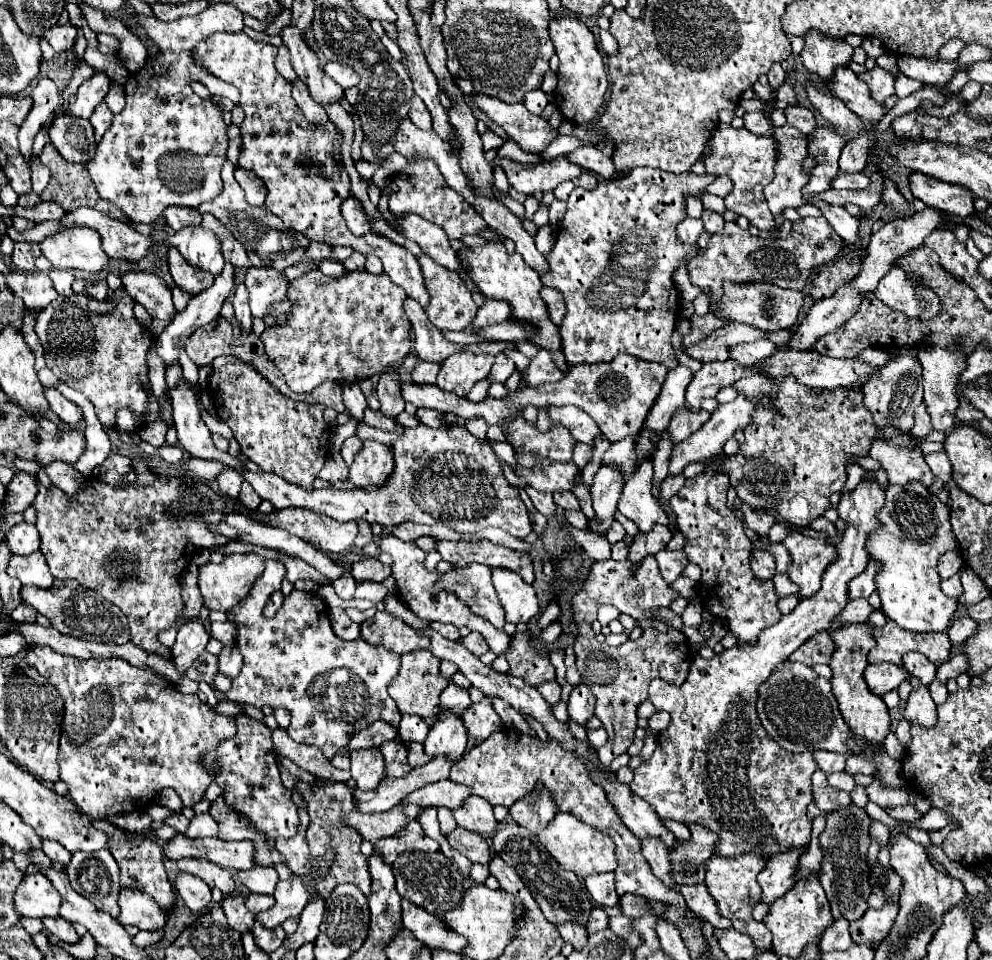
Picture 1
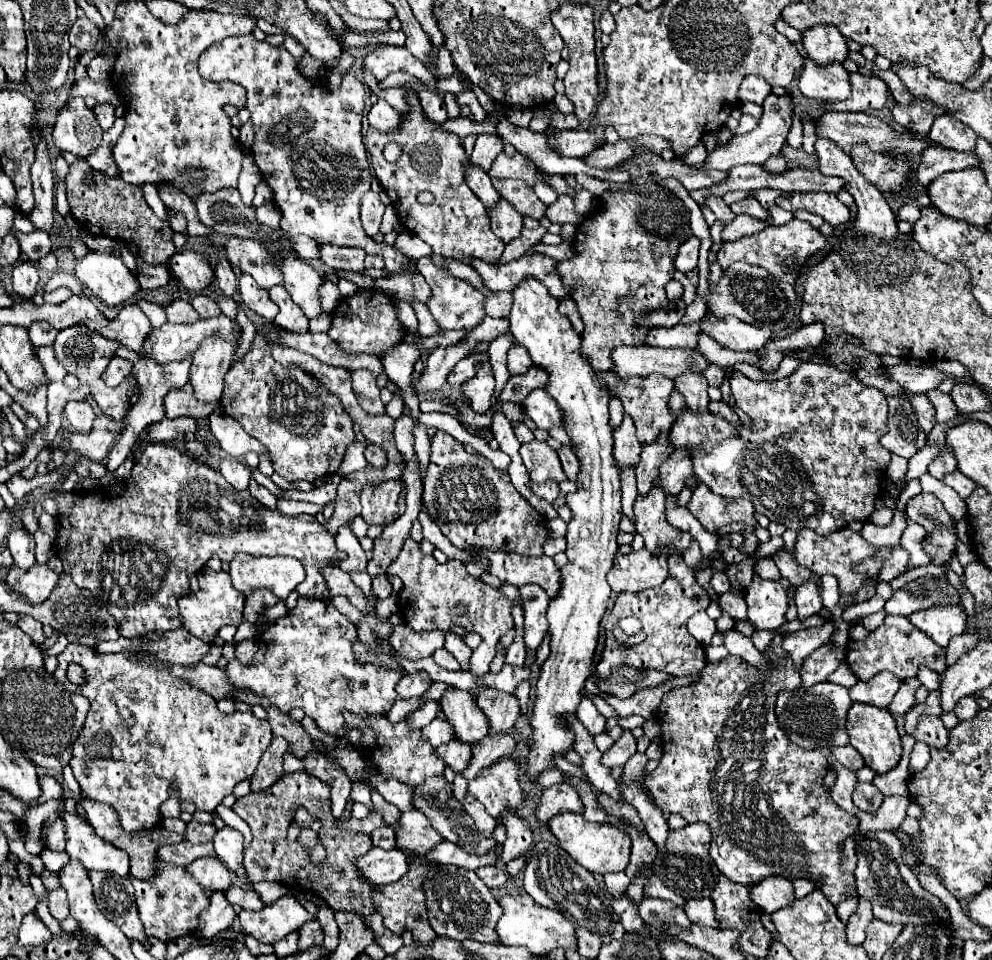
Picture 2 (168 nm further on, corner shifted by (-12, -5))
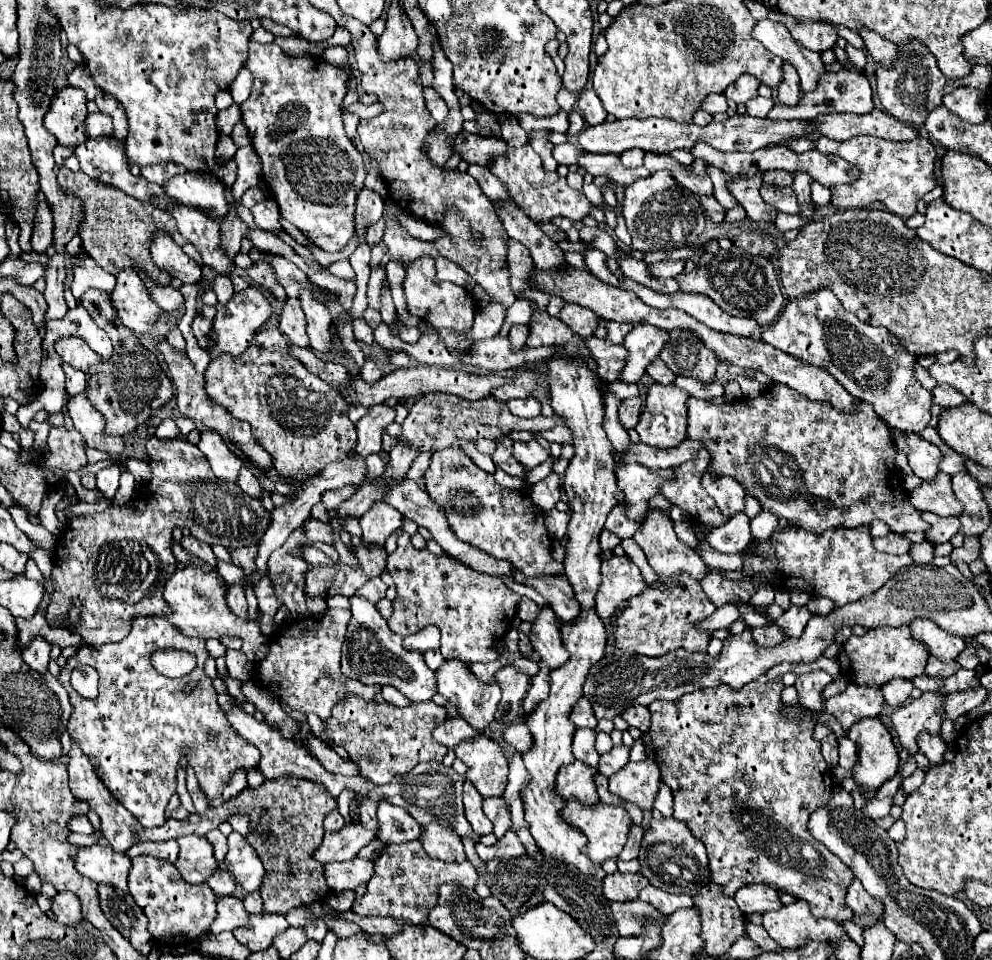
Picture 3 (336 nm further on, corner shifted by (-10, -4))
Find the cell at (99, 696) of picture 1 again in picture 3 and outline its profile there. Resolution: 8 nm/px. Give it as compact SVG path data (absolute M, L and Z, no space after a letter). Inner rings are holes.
M142 616L134 618L130 634L118 643L104 644L99 648L78 648L77 654L68 660L68 664L60 672L60 684L70 694L72 704L72 716L68 722L68 732L72 740L82 748L82 752L90 758L90 762L96 766L100 778L104 780L106 788L114 794L114 798L124 804L126 810L130 810L138 822L144 828L162 826L166 822L166 806L170 796L176 790L176 766L182 758L182 746L188 746L188 762L196 770L200 788L208 798L218 798L228 784L230 776L236 768L256 768L260 762L260 752L256 746L248 744L242 736L236 734L236 730L228 724L224 712L220 710L216 702L216 690L212 686L212 680L204 674L204 662L208 658L206 642L200 638L186 638L180 634L178 628L174 628L166 618L158 616ZM158 648L180 648L196 656L196 668L184 676L170 680L162 674L158 674L150 664L150 654ZM78 665L90 665L100 674L100 694L94 700L82 698L72 686L70 686L70 672ZM188 680L198 680L200 686L192 694L184 694L182 686Z

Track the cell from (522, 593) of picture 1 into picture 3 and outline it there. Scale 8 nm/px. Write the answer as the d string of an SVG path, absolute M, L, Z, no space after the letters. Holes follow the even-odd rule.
M542 608L538 620L532 624L530 644L540 652L542 660L548 668L558 668L568 660L568 650L562 644L562 636L558 626L554 624L554 612L550 608Z

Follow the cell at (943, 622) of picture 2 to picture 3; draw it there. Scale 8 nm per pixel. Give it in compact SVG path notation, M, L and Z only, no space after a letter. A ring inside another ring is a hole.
M914 620L910 624L910 632L912 638L922 642L928 648L930 656L940 658L940 662L952 662L960 654L960 650L966 648L966 642L962 638L946 634L930 620Z

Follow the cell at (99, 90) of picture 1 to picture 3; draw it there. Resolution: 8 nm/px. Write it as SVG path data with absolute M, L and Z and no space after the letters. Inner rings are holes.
M94 112L86 118L86 138L110 138L112 136L112 120L106 114Z

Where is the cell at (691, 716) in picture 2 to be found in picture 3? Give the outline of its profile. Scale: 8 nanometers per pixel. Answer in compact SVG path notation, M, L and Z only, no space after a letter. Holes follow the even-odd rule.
M762 676L740 690L718 686L696 690L682 696L678 702L652 702L648 706L652 714L648 734L654 744L654 760L662 780L674 794L672 816L684 822L706 846L710 880L722 886L726 896L732 898L742 886L760 882L774 890L786 890L798 900L806 900L816 918L844 922L852 918L852 910L846 906L846 890L854 874L838 856L830 854L822 842L814 840L806 828L810 814L830 800L834 782L832 776L828 776L830 768L820 754L820 742L812 736L816 722L786 718L780 702L782 690L782 678L770 680Z

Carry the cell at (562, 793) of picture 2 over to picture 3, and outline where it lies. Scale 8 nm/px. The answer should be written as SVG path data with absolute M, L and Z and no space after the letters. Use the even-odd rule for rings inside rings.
M572 762L568 766L562 766L558 772L558 782L556 790L562 798L572 798L576 796L584 806L592 806L600 802L594 776L598 772L592 766L586 766L586 762Z

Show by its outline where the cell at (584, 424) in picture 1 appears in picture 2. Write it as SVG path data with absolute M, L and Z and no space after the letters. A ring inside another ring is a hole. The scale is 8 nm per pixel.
M534 389L524 399L524 407L538 427L542 427L542 429L552 429L552 427L564 429L564 413L560 411L560 407L556 407L554 399L548 399L548 395L544 395L544 389Z

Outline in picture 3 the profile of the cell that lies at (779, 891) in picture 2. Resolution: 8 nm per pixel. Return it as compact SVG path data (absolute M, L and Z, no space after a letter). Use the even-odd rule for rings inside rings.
M762 884L744 886L742 890L738 890L734 894L734 900L736 900L736 904L744 916L750 916L754 912L764 914L768 910L778 910L782 906L778 892L774 888L762 886Z

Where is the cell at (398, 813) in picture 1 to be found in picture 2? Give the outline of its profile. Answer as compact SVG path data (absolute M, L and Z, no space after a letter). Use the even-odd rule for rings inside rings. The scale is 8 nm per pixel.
M410 811L400 815L400 827L394 827L396 847L408 849L418 855L426 855L436 843L442 841L442 835L428 823L428 817L422 811Z

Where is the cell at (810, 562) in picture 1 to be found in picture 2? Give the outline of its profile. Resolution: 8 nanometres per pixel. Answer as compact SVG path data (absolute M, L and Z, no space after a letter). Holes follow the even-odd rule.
M810 575L808 581L804 581L796 589L796 607L798 617L806 619L822 609L822 597L820 597L820 575Z

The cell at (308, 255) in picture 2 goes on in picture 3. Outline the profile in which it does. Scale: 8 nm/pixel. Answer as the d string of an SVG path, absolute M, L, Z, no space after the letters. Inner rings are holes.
M262 200L260 204L256 204L254 208L250 208L252 216L254 216L254 222L258 228L262 230L270 230L274 232L274 228L280 228L280 222L278 222L278 204L272 202L272 200Z

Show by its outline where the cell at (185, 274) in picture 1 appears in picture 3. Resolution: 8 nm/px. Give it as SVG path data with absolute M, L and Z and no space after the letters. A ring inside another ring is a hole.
M158 230L158 234L154 234L150 254L154 264L160 270L166 270L172 278L180 278L184 284L200 282L200 266L170 238L170 234L166 234L166 230Z

